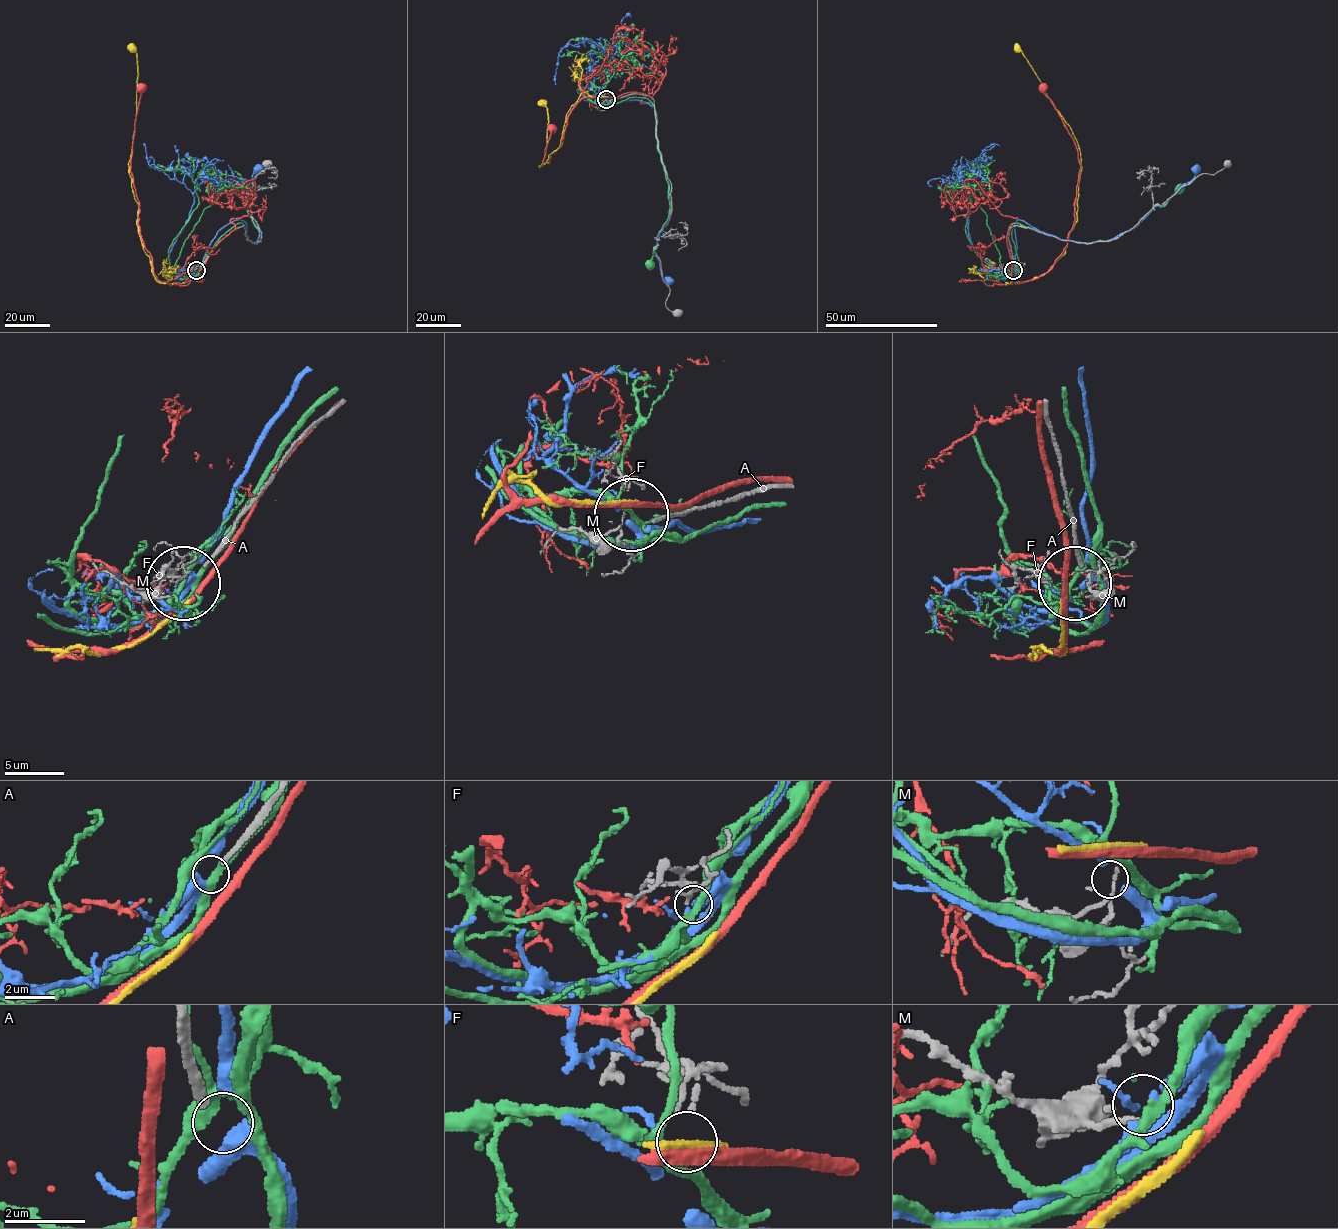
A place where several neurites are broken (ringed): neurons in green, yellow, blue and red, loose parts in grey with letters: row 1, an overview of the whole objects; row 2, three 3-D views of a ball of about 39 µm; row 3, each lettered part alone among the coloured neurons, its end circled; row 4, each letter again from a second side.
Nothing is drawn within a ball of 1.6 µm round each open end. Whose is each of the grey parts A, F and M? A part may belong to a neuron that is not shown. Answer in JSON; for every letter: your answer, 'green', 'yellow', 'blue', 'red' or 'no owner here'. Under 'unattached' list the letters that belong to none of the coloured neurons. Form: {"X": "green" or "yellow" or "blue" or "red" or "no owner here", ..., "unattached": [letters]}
{"A": "no owner here", "F": "green", "M": "blue", "unattached": ["A"]}

